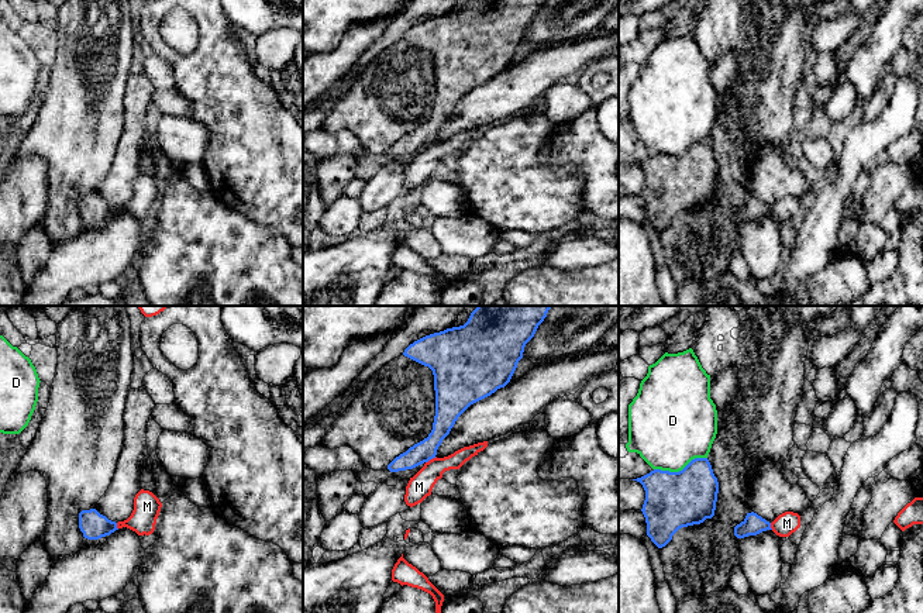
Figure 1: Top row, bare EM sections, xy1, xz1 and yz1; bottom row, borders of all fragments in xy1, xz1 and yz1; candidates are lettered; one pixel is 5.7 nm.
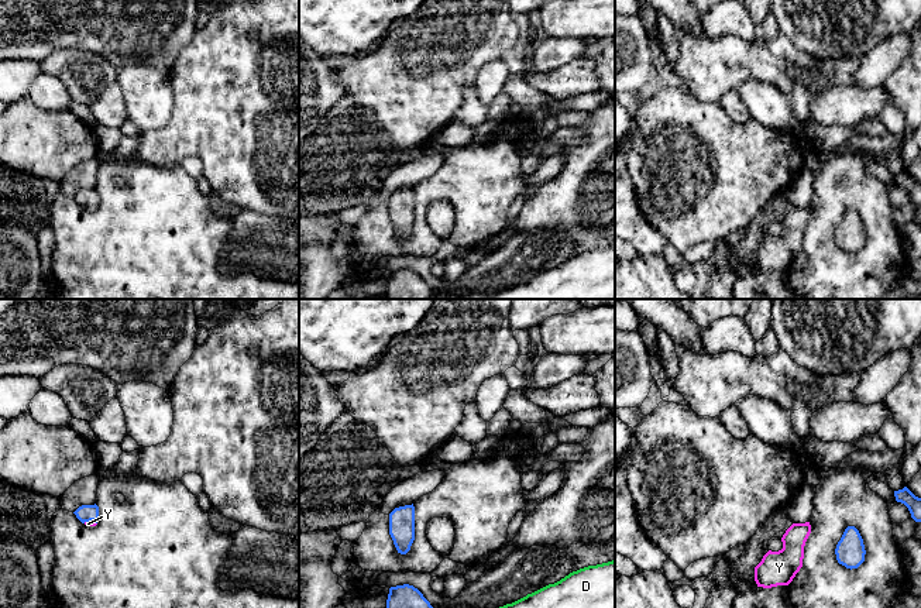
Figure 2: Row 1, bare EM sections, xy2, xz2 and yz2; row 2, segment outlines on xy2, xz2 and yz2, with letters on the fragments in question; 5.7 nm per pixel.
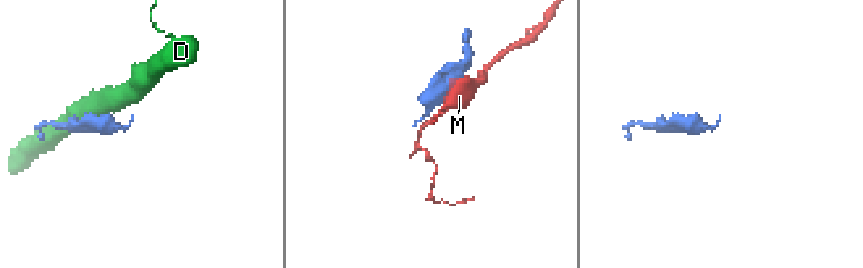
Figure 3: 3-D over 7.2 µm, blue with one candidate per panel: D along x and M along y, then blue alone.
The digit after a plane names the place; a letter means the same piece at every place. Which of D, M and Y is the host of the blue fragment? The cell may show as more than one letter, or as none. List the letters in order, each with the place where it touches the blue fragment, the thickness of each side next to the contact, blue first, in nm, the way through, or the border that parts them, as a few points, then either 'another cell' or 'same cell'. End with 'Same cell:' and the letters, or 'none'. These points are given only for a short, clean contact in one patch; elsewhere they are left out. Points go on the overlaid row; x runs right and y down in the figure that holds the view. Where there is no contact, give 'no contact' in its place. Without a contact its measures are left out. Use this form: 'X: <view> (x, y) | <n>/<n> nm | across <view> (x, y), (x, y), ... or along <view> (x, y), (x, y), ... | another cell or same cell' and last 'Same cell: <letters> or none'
D: yz1 (679, 471) | 320/440 nm | another cell
M: xz1 (430, 458) | 120/140 nm | along xz1 (436, 457), (426, 462) | another cell
Y: xy2 (90, 519) | 100/30 nm | across xy2 (86, 512), (90, 519), (88, 524) | same cell
Same cell: Y

